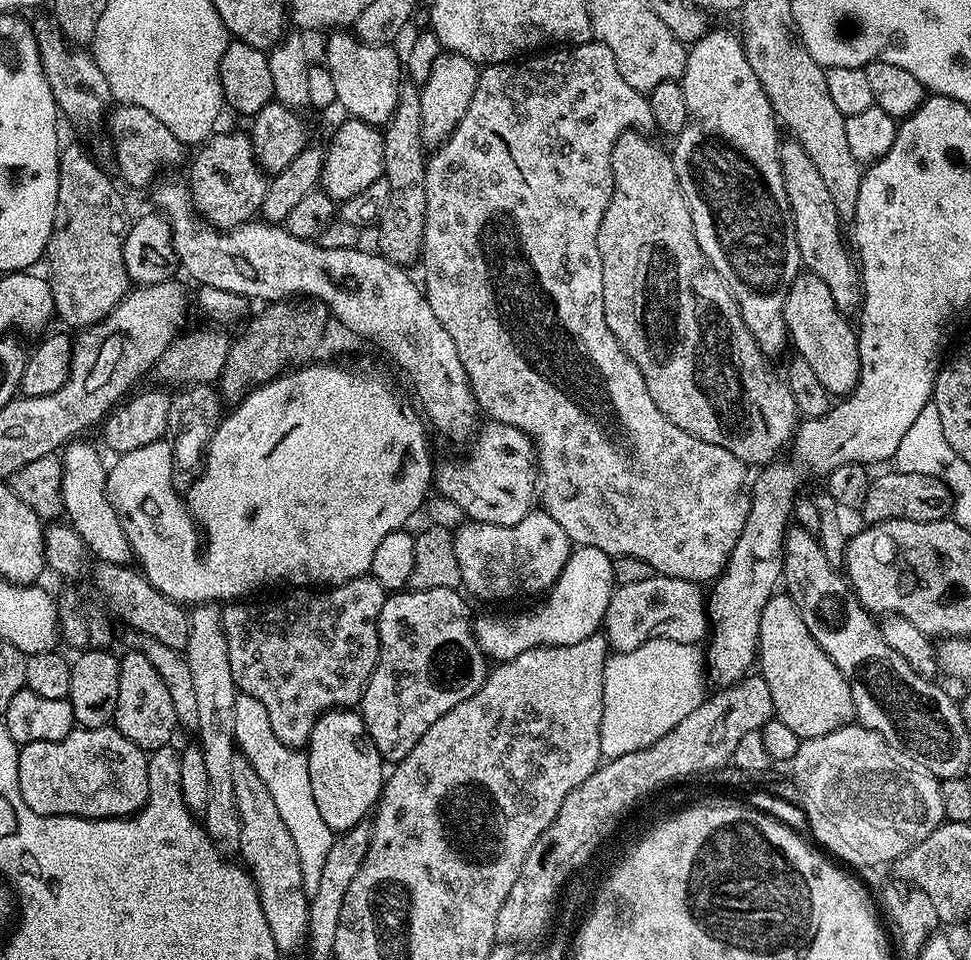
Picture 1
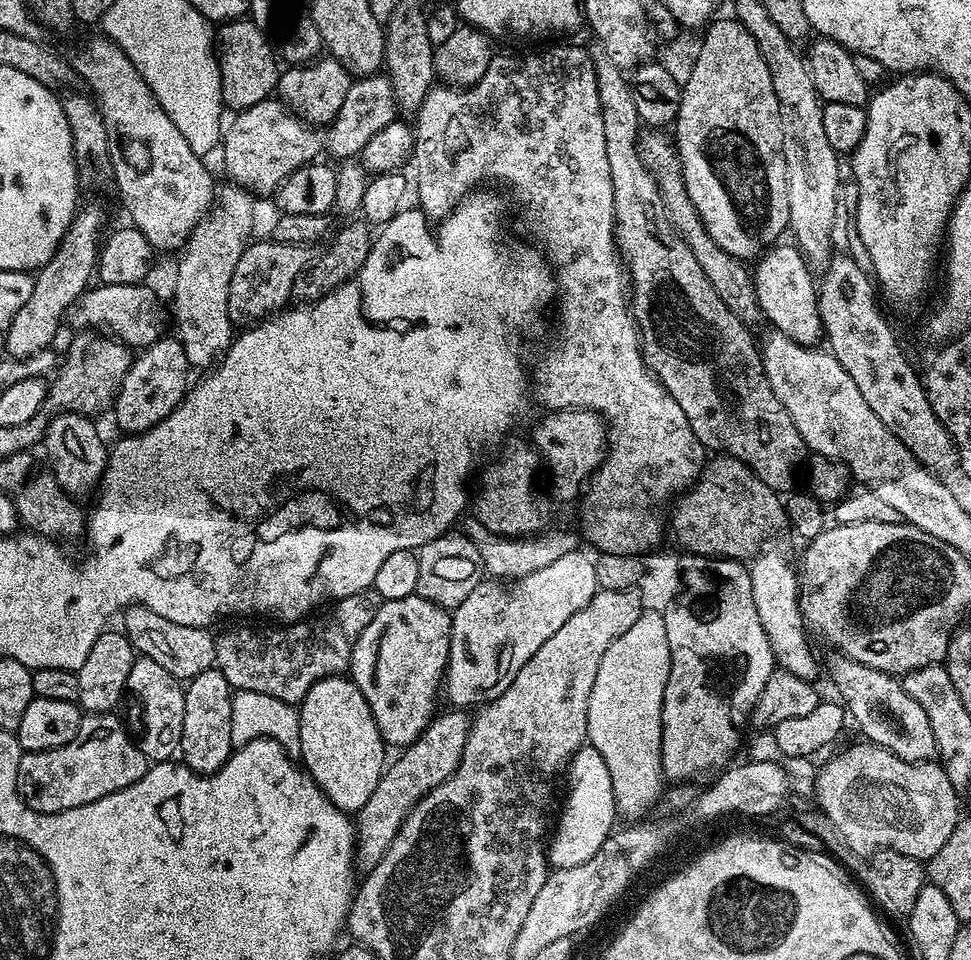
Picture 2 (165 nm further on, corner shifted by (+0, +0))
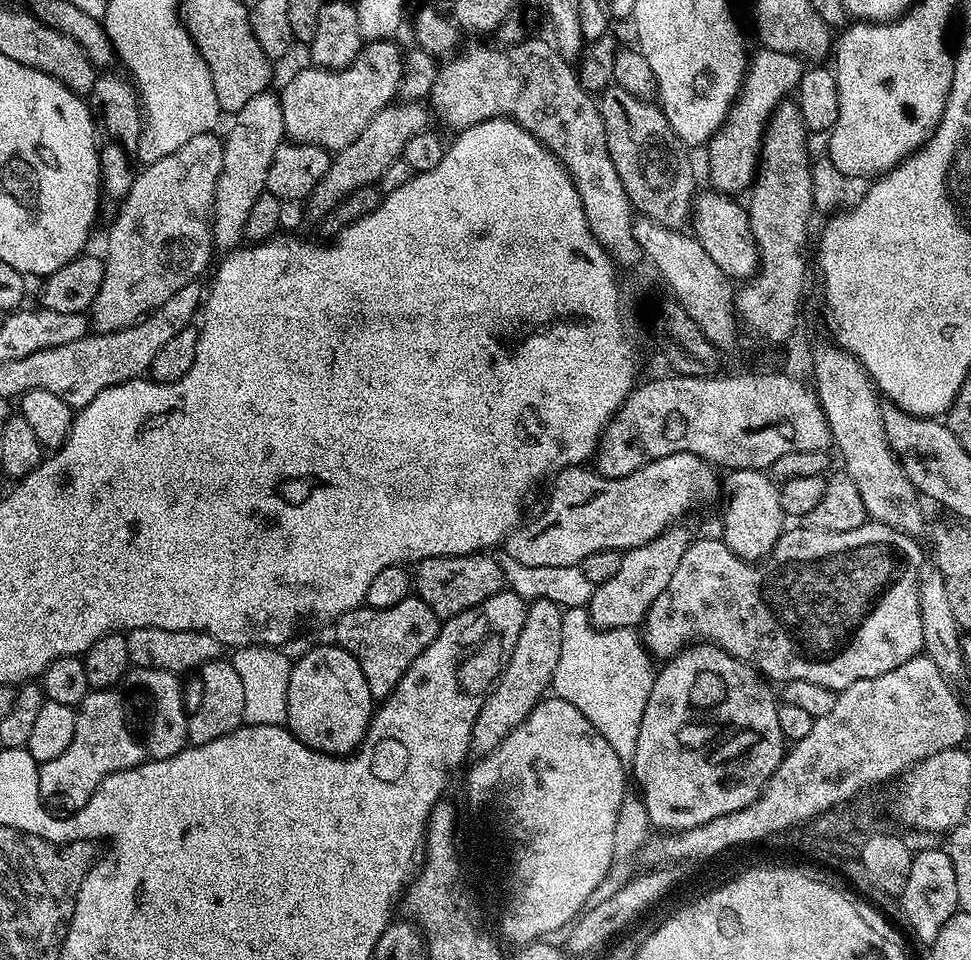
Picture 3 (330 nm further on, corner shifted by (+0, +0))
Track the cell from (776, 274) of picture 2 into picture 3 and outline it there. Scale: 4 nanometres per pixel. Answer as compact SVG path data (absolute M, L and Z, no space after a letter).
M715 190L701 191L694 201L692 227L696 241L714 258L718 270L722 270L733 281L744 282L756 275L760 266L758 246L750 230L747 207L739 199Z

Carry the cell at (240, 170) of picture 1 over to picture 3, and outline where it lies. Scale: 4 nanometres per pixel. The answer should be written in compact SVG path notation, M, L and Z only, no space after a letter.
M373 40L365 43L364 49L360 51L358 58L354 58L349 68L307 67L294 73L285 82L284 89L279 89L284 135L289 141L297 144L317 144L320 148L339 150L350 147L358 138L358 134L366 130L370 118L374 118L378 110L397 99L400 79L404 73L404 56L396 42Z

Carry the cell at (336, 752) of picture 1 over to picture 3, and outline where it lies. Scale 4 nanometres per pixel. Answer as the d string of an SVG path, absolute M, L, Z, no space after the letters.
M335 643L312 648L292 665L286 690L288 731L303 744L329 756L351 756L364 740L372 720L374 701L362 666L346 649Z

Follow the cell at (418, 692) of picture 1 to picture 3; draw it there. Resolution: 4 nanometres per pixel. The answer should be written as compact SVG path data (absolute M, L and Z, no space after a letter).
M415 594L408 595L398 606L370 608L361 606L337 618L334 625L335 643L346 649L362 666L366 686L370 686L373 701L383 702L396 688L396 683L406 674L410 662L436 640L442 621L440 617Z

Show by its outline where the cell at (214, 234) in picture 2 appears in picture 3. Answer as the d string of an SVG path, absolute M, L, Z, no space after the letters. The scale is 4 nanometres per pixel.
M275 91L254 94L254 98L235 112L231 120L232 129L223 137L222 174L218 174L212 211L212 239L215 247L223 250L235 249L245 239L244 227L250 218L250 209L265 192L270 162L274 162L278 146L286 140L280 97Z

